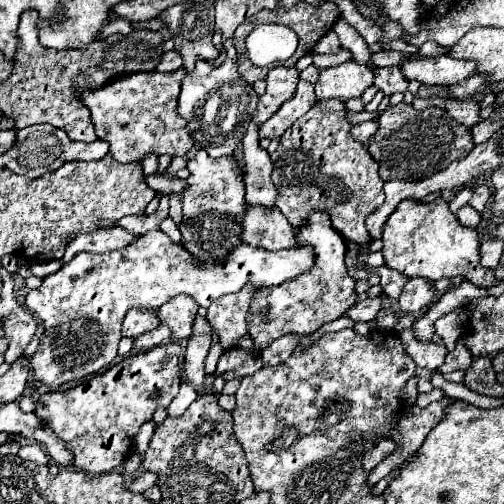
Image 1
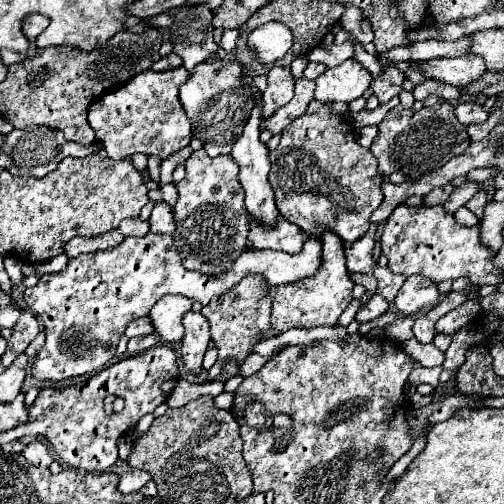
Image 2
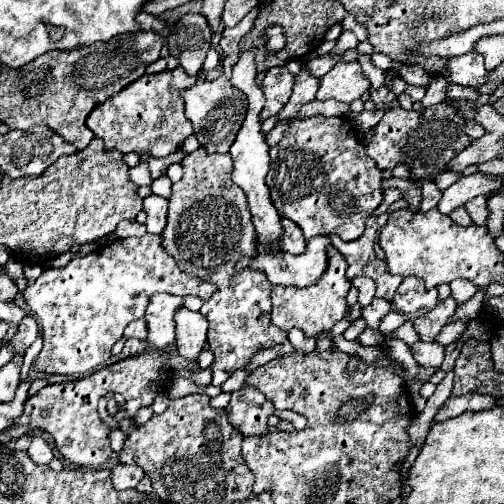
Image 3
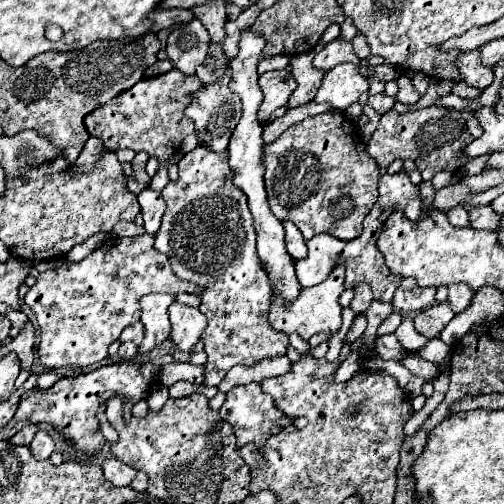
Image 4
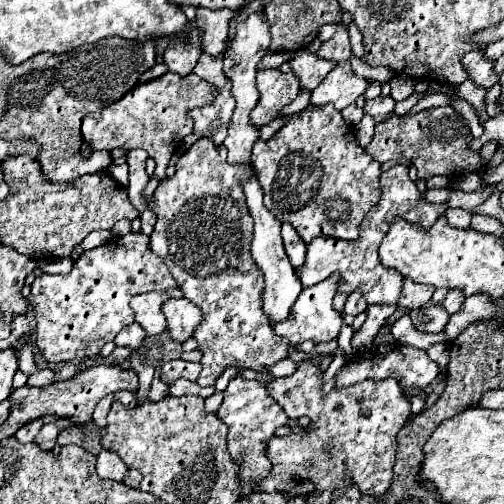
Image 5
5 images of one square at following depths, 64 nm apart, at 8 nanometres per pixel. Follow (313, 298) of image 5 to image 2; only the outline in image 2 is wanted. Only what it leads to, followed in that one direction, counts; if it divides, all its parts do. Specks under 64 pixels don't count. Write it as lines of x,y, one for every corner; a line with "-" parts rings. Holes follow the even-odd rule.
324,230
320,236
316,236
322,242
322,262
314,276
268,288
268,296
272,298
272,328
262,340
278,336
290,328
316,328
316,326
336,326
340,314
346,310
346,306
352,302
352,288
354,282
348,276
346,270
346,256
344,256
344,244
340,236
334,232

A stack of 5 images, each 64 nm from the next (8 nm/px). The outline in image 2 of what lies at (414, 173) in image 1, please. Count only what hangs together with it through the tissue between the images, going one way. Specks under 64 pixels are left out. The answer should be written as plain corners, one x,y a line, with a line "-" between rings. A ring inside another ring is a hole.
440,102
432,108
424,106
420,112
404,110
398,104
378,124
378,136
374,138
374,142
370,146
370,152
378,158
380,176
388,178
390,174
400,172
406,178
416,180
424,172
438,170
450,158
464,154
464,150
468,146
470,146
470,138
466,134
466,128
452,114
452,104
450,102

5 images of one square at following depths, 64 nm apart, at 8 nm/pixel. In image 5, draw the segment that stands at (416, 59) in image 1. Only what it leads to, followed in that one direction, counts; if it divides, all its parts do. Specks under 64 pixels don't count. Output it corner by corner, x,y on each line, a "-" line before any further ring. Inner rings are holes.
480,50
468,52
462,58
462,66
468,72
468,78
482,88
490,88
498,82
498,74
494,72
494,62
484,60
484,54

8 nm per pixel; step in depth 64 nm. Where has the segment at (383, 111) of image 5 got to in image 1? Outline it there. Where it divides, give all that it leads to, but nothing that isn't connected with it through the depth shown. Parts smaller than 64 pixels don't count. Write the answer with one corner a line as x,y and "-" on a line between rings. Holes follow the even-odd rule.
388,66
388,68
374,68
376,82
374,86
382,90
386,96
396,94
396,92
406,92
408,90
408,80
400,72
400,66

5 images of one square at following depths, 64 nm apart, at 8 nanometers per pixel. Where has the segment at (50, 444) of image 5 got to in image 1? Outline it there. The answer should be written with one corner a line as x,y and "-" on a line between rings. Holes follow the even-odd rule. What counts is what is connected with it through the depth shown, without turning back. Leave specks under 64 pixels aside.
30,444
30,446
22,446
18,450
18,456
24,458
24,460
30,460
30,462
36,462
36,464
48,464
48,454
38,446
38,444

